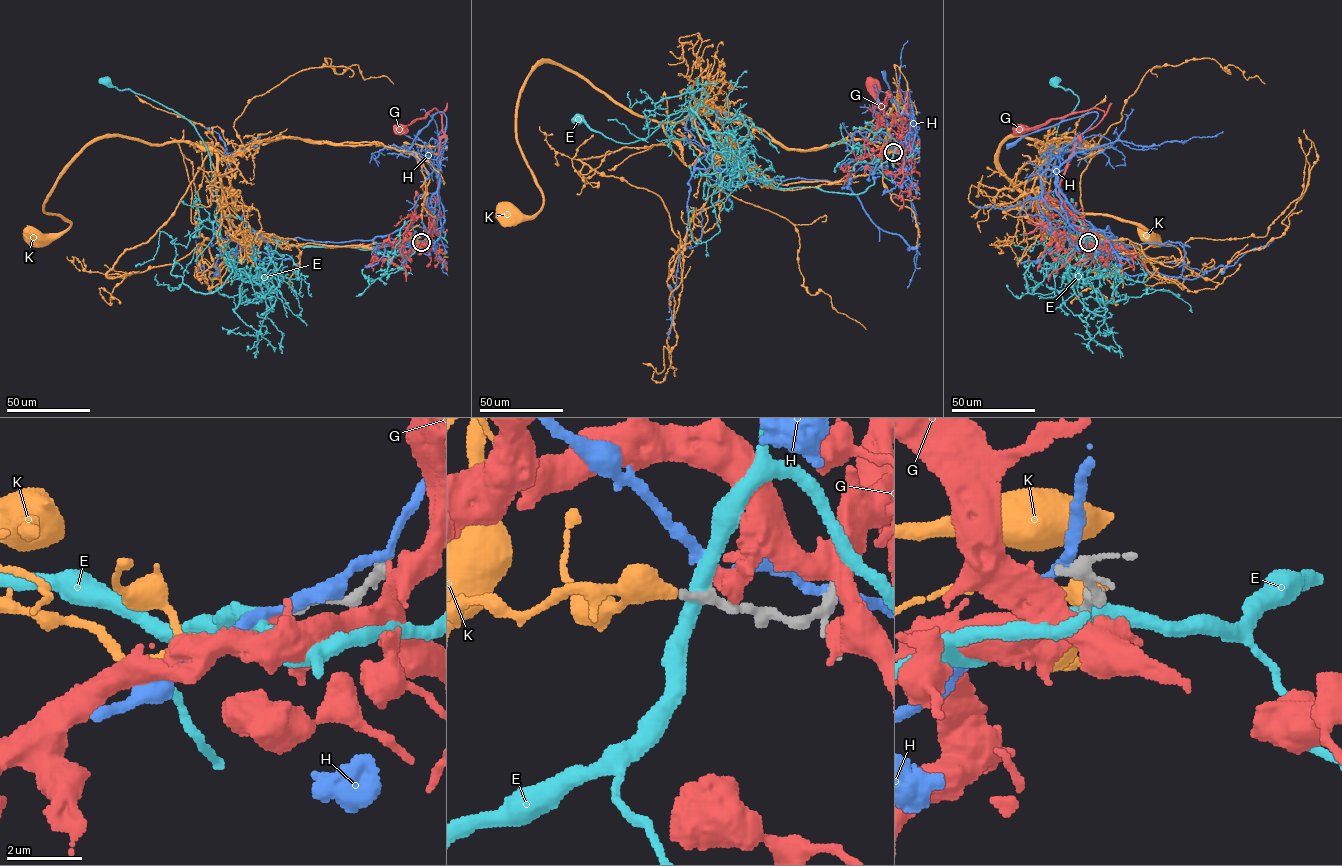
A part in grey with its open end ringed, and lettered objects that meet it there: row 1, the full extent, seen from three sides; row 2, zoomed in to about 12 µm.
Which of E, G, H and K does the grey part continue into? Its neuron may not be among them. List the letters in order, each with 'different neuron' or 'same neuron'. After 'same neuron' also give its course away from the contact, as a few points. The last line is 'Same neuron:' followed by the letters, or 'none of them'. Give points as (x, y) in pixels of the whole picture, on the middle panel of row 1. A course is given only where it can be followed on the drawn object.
E: different neuron
G: different neuron
H: different neuron
K: same neuron | via (893, 152), (769, 182), (694, 108), (653, 121), (540, 63), (516, 136), (543, 204), (508, 205)
Same neuron: K

